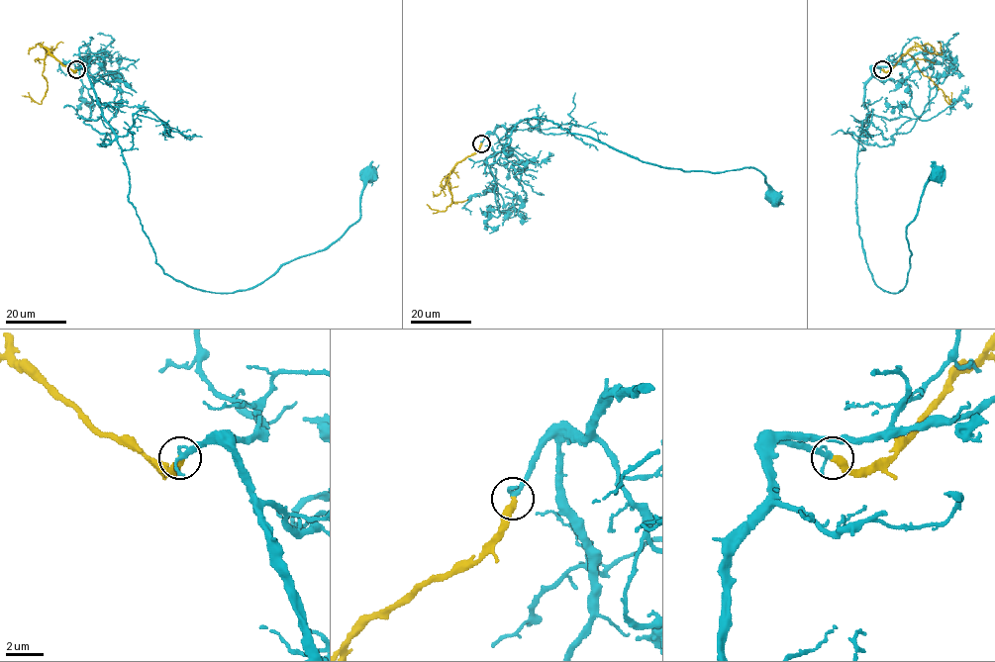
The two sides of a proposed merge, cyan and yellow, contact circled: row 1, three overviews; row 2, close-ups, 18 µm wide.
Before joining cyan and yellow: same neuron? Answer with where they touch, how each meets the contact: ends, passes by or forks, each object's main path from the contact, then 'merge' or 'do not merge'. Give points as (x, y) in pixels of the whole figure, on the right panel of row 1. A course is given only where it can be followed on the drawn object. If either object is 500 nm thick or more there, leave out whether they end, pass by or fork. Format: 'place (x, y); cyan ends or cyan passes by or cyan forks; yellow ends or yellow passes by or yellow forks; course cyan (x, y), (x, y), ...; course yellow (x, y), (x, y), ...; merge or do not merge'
place (882, 69); cyan passes by; yellow ends; course cyan (882, 69), (871, 67), (865, 85), (856, 201), (866, 263), (884, 291), (905, 286), (906, 228), (936, 172); course yellow (882, 69), (889, 71), (909, 53), (919, 70), (942, 90), (948, 104), (949, 99), (943, 95); merge

